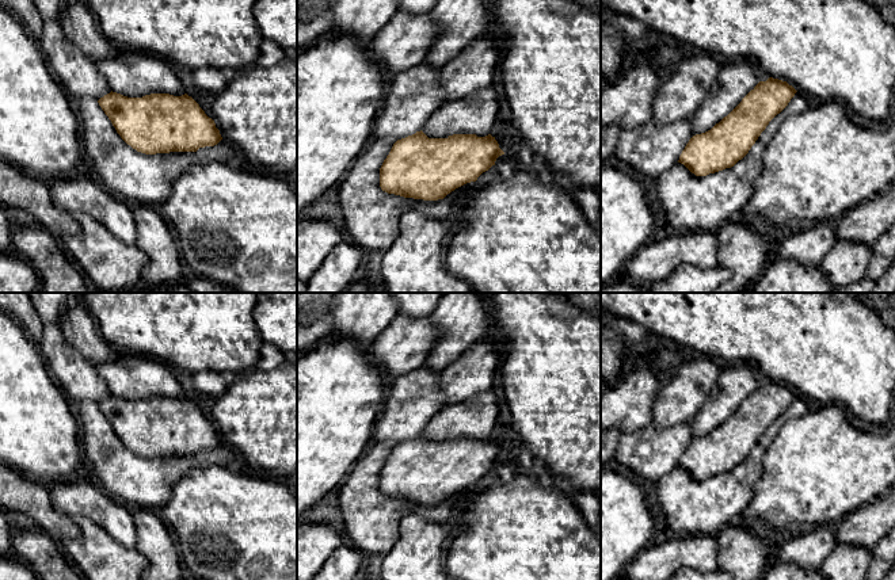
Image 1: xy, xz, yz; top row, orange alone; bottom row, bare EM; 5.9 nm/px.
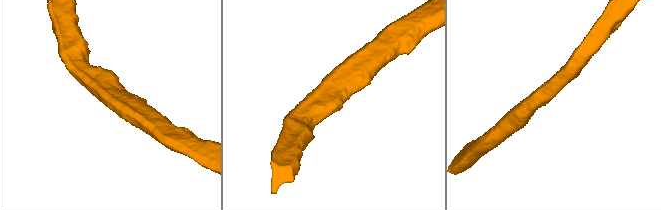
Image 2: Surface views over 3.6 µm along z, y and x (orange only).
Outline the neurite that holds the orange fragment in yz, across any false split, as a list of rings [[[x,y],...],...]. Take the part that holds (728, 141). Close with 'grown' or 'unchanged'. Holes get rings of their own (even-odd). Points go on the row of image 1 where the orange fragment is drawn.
[[[778,79],[759,81],[711,130],[693,136],[678,163],[696,176],[734,167],[749,153],[769,122],[788,106],[796,92],[792,85]]]; unchanged

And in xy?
[[[111,91],[98,103],[121,138],[145,154],[197,152],[222,140],[214,121],[187,94],[127,98]]]; unchanged

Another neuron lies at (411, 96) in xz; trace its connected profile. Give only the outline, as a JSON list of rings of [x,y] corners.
[[[423,62],[395,76],[373,122],[372,140],[401,140],[420,131],[445,102],[439,69]]]

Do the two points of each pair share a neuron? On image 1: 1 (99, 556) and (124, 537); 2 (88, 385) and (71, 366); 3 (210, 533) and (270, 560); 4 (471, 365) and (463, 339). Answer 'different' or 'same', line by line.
1: different
2: same
3: same
4: different

